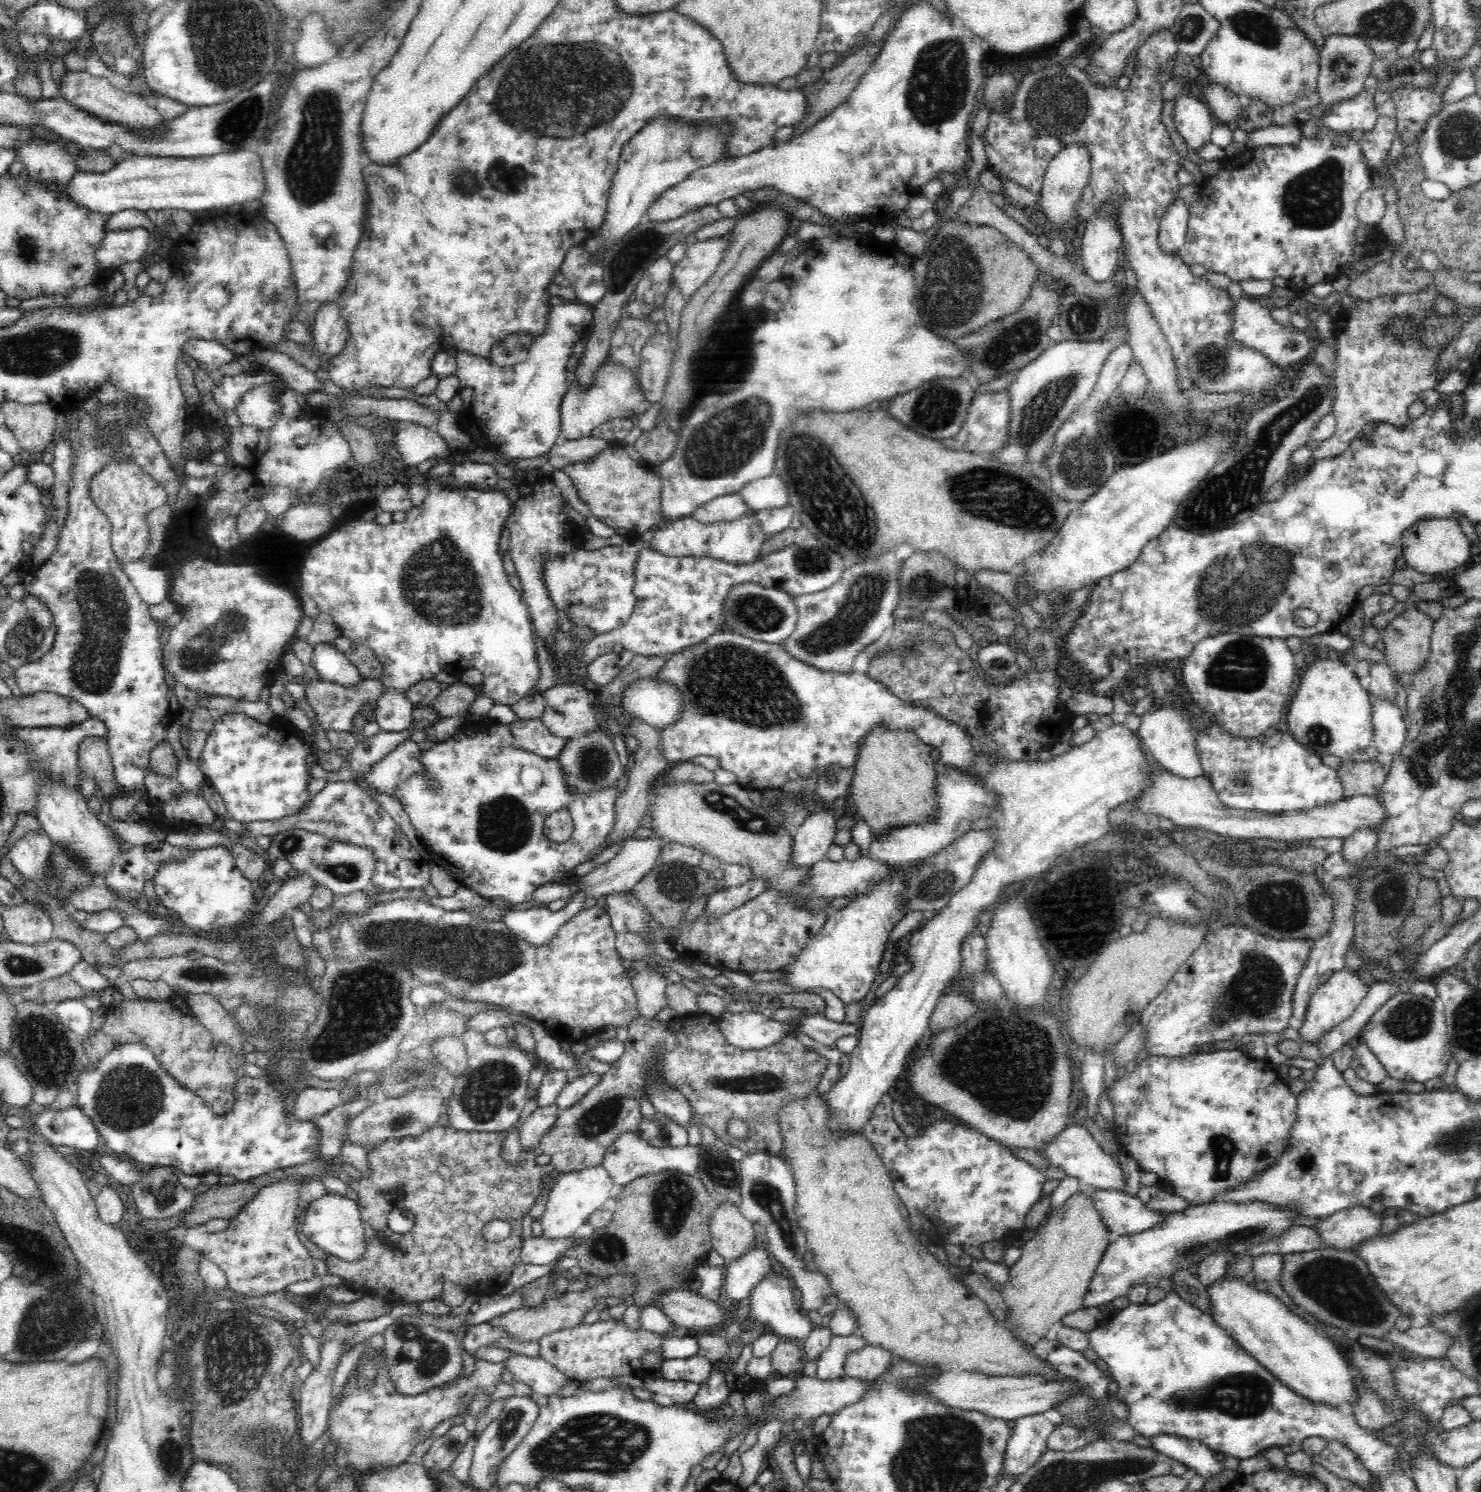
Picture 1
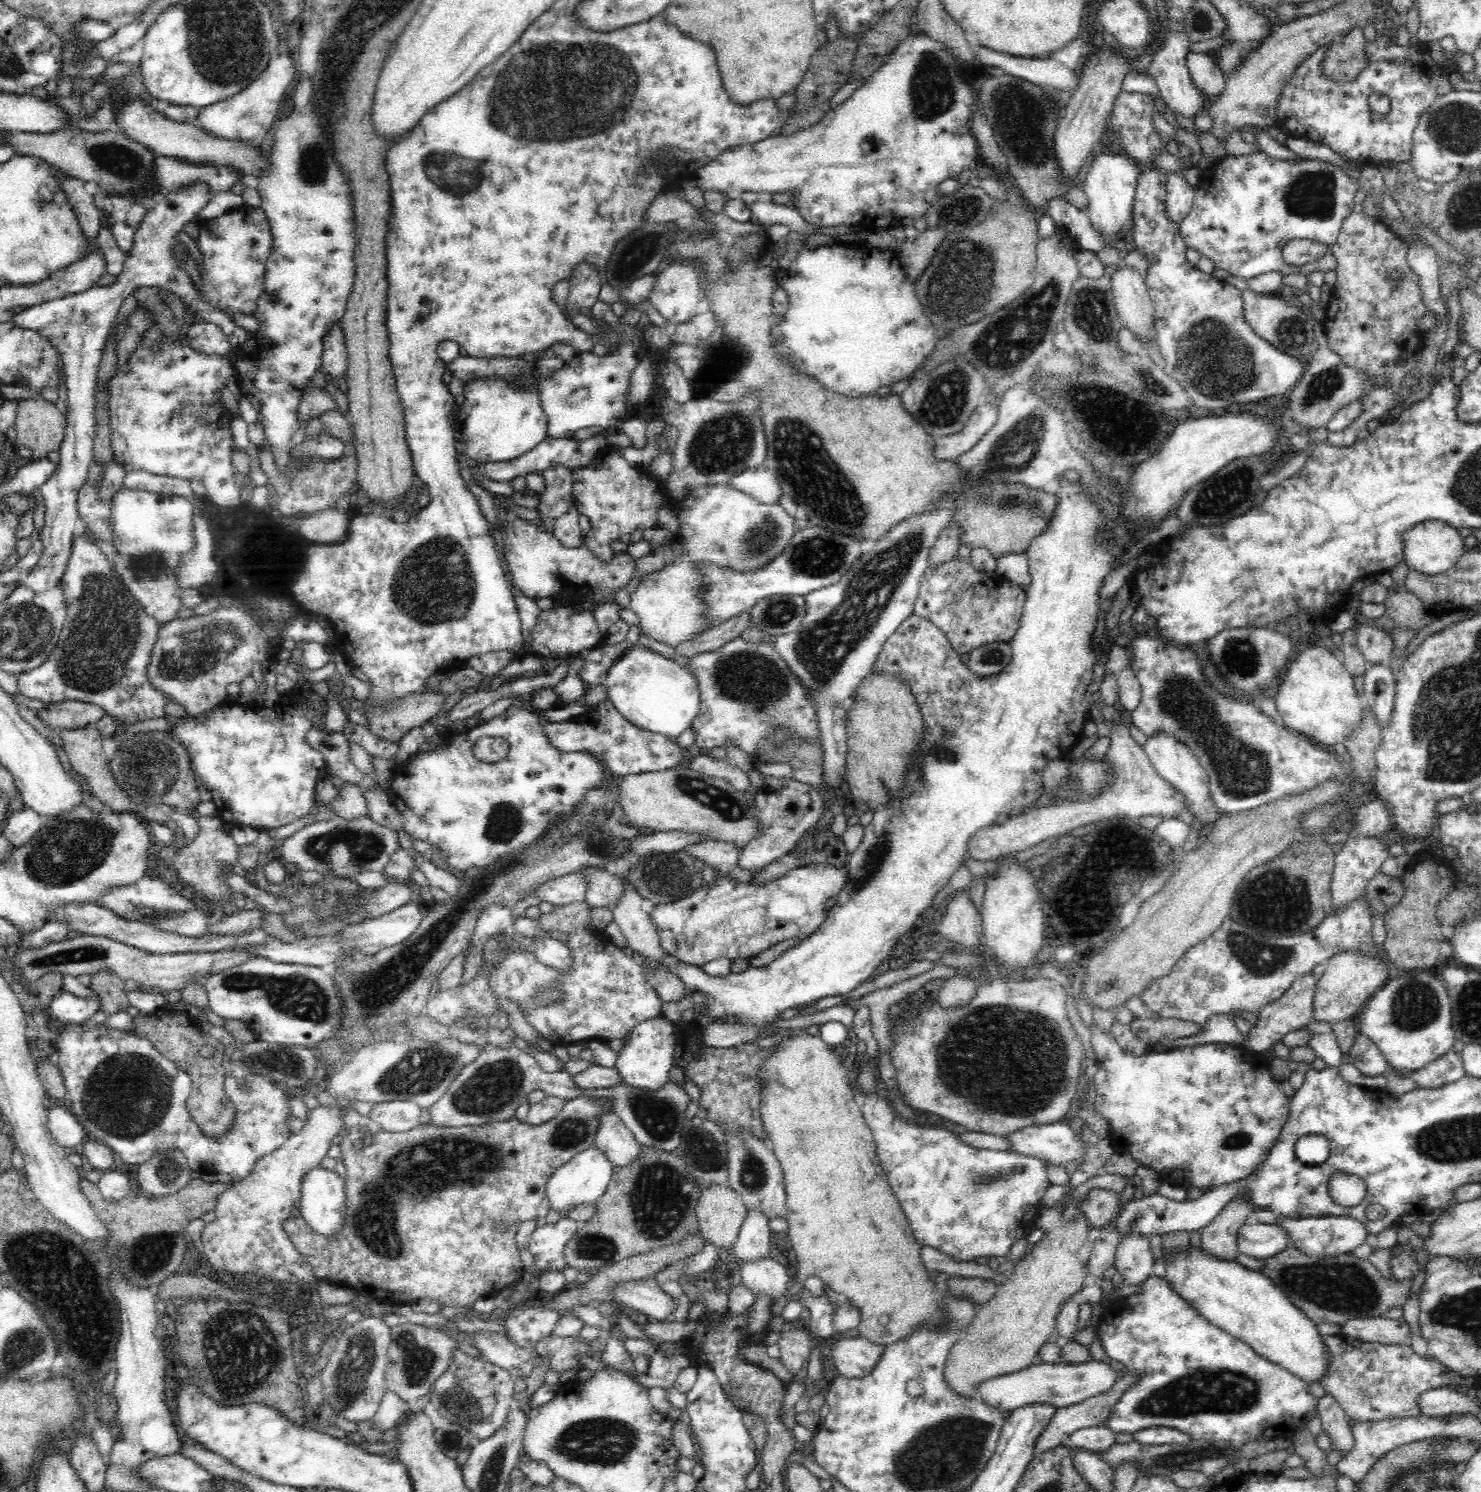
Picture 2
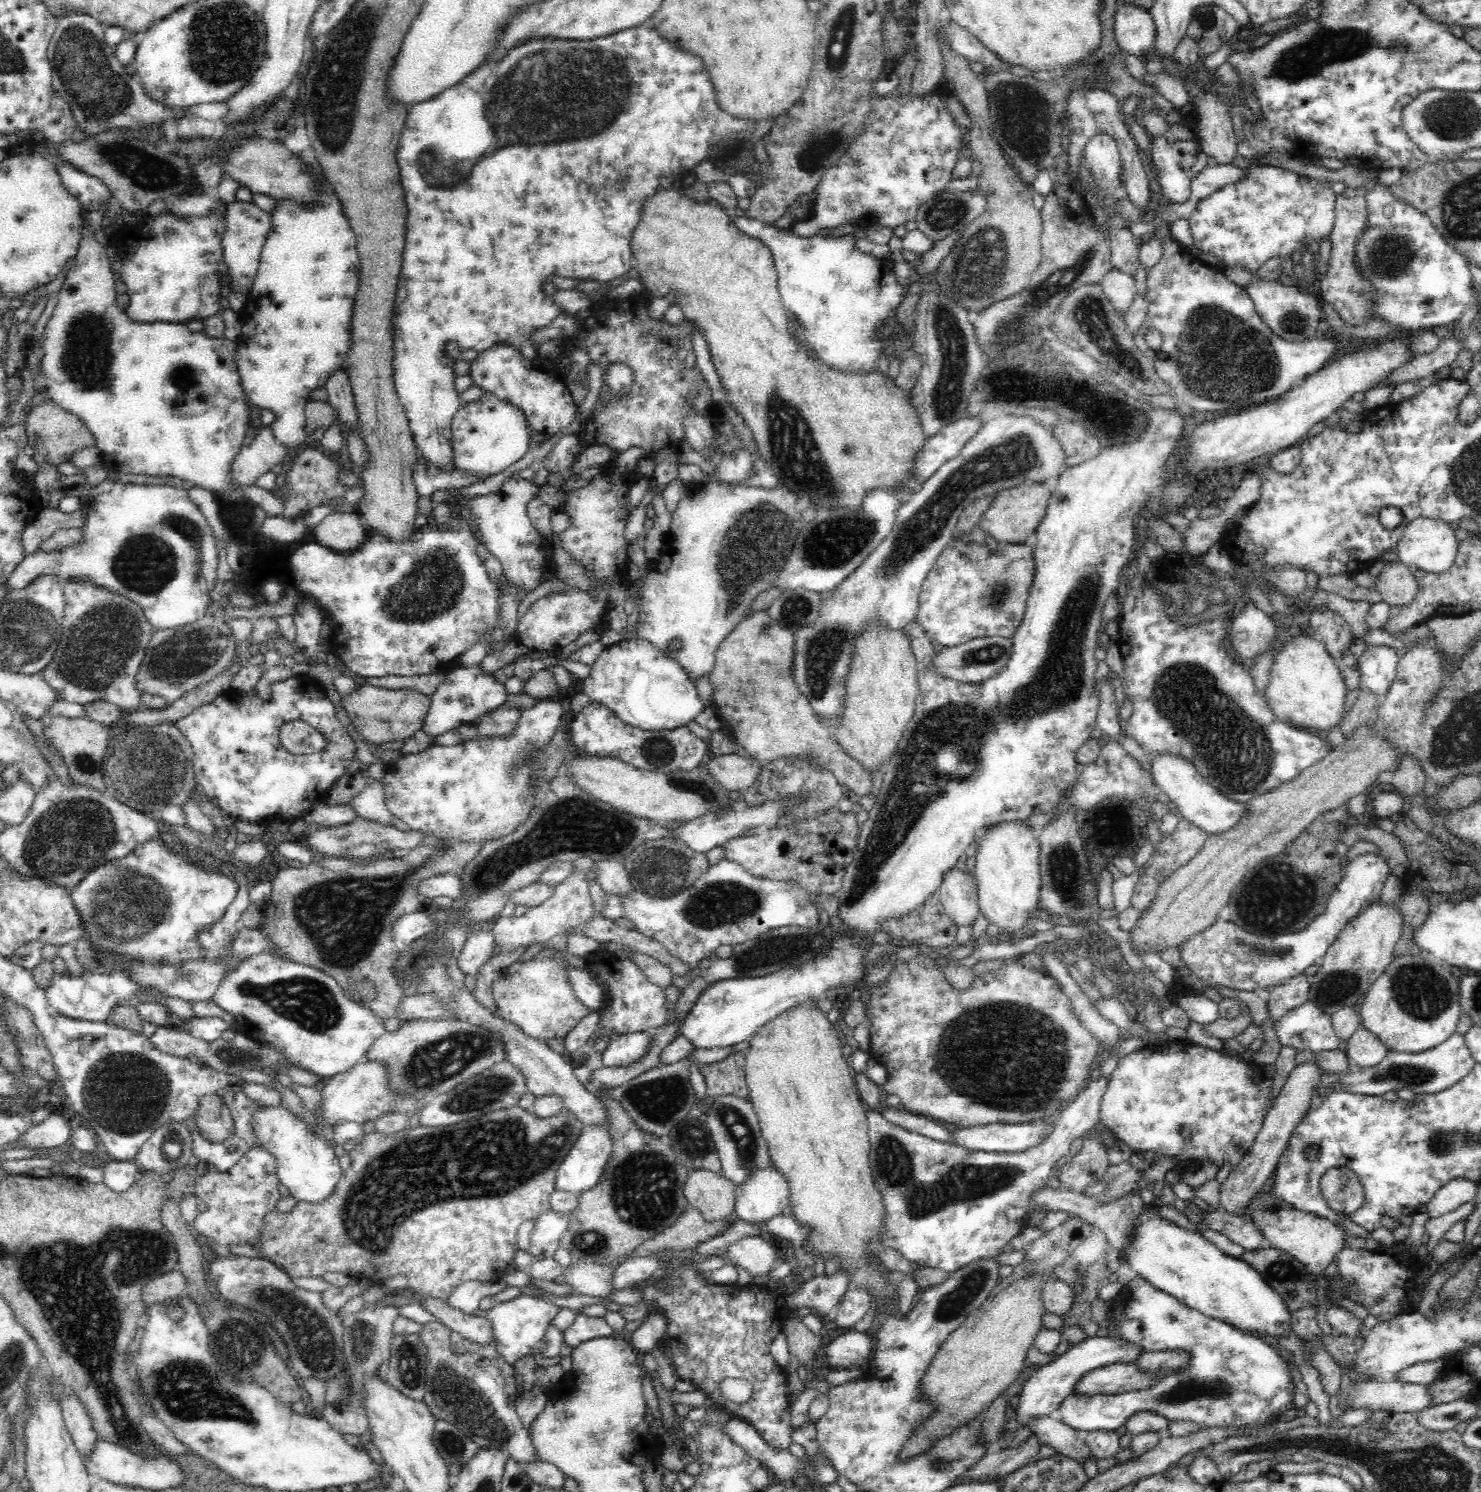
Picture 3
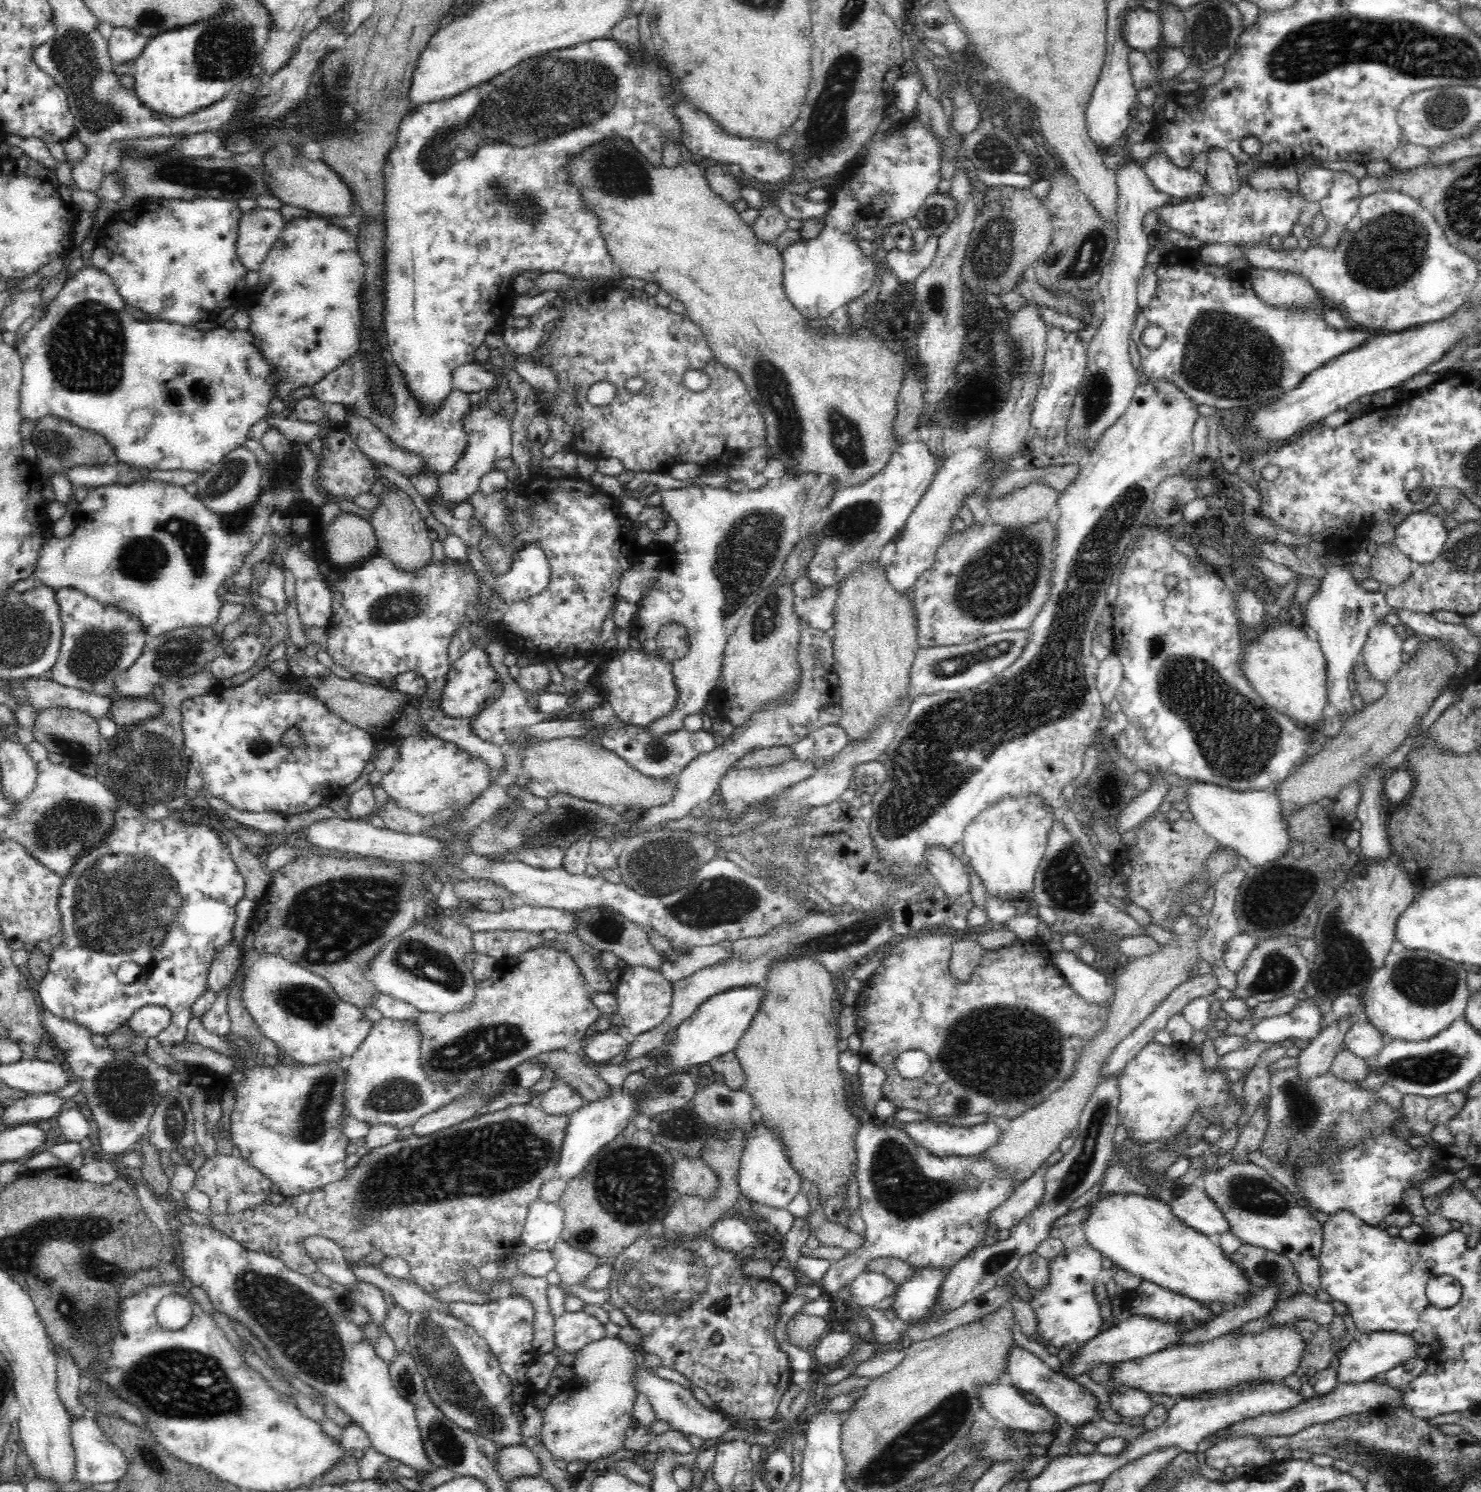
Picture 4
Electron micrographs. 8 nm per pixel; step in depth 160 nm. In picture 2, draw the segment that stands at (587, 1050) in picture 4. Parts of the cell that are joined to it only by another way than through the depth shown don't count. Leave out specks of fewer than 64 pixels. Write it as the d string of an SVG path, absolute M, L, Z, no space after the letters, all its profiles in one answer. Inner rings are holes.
M663 1016L646 1020L632 1028L630 1038L618 1052L615 1067L627 1085L649 1092L658 1092L670 1082L669 1072L675 1065L674 1053L678 1046L675 1024L671 1020Z

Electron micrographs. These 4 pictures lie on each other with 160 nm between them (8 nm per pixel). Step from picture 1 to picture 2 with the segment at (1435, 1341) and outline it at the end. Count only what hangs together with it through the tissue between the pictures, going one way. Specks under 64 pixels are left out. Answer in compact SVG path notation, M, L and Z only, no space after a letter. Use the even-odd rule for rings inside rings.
M1403 1318L1354 1319L1348 1321L1341 1330L1343 1335L1383 1345L1404 1344L1410 1339L1410 1328Z

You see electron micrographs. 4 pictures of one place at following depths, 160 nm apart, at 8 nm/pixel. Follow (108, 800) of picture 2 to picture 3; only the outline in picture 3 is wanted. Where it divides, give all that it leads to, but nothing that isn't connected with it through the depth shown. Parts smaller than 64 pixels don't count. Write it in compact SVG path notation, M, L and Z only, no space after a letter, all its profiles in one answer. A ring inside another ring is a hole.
M54 717L50 724L43 730L44 736L50 740L63 756L69 775L76 783L84 787L92 787L96 791L106 791L102 776L102 763L109 746L109 726L95 723L84 717L66 718Z

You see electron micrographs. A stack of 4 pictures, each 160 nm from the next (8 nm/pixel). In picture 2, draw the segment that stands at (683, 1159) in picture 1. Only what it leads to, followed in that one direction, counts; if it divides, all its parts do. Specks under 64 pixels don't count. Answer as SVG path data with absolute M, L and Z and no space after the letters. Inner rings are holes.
M616 1114L600 1116L600 1129L595 1134L596 1148L601 1150L614 1167L628 1167L643 1157L644 1146Z

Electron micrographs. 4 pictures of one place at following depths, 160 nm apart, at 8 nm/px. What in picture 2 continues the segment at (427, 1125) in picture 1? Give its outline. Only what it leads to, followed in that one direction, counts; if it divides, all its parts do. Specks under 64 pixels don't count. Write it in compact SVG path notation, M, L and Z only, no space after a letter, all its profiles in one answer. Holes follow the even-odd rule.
M393 1100L373 1105L368 1117L378 1123L384 1132L403 1133L422 1125L422 1112L413 1101Z

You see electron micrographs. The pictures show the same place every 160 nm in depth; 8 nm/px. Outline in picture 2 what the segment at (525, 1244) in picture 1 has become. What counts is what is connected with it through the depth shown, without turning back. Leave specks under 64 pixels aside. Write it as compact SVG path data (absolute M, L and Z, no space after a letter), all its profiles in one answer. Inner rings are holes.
M561 1218L556 1224L549 1224L537 1227L530 1240L528 1240L528 1246L526 1250L530 1251L533 1256L533 1270L537 1272L547 1271L562 1271L567 1265L564 1256L565 1246L569 1243L569 1240L578 1232L578 1223L570 1218Z

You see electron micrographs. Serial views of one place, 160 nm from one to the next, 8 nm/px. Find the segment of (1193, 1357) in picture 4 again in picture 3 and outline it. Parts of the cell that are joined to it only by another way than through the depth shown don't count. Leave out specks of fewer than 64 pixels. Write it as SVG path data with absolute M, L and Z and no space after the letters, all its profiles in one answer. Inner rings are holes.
M1130 1363L1108 1364L1082 1374L1081 1380L1072 1388L1074 1395L1115 1395L1134 1390L1145 1390L1158 1382L1162 1375L1144 1375Z

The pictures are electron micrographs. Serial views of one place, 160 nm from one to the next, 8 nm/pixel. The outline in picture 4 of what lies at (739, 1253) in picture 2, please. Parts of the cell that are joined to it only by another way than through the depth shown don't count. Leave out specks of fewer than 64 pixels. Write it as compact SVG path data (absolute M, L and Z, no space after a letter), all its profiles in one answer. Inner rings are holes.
M756 1116L756 1130L746 1142L738 1176L738 1194L749 1200L750 1206L760 1204L780 1210L798 1194L800 1175L789 1164L785 1148L771 1130L767 1130Z

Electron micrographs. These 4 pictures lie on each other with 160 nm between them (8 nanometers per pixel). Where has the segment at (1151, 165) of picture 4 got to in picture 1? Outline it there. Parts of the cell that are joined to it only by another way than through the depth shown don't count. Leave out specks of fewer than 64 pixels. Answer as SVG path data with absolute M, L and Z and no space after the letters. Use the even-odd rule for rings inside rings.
M1179 197L1167 208L1158 230L1158 247L1162 252L1177 254L1183 247L1187 235L1189 208Z

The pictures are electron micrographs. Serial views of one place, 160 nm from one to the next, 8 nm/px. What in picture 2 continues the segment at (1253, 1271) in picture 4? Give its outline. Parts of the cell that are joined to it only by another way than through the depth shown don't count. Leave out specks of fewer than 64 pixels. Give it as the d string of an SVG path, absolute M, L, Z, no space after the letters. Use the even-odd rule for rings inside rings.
M1293 1246L1272 1258L1264 1260L1263 1274L1290 1299L1315 1324L1336 1324L1342 1328L1354 1319L1380 1318L1391 1309L1404 1306L1410 1279L1392 1281L1382 1274L1368 1261L1357 1257L1352 1252L1336 1256L1308 1256Z

